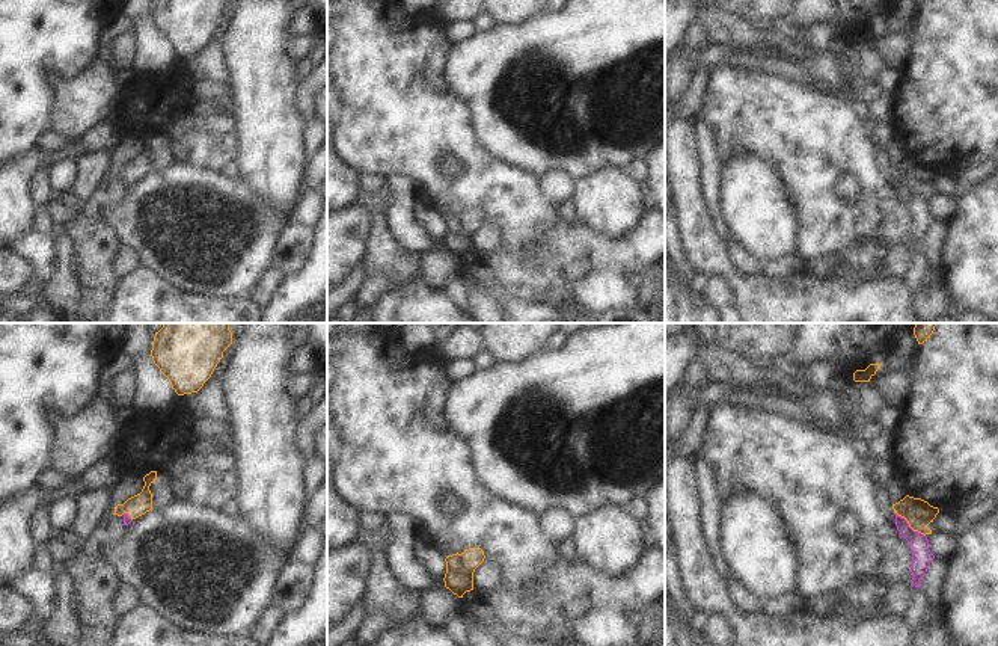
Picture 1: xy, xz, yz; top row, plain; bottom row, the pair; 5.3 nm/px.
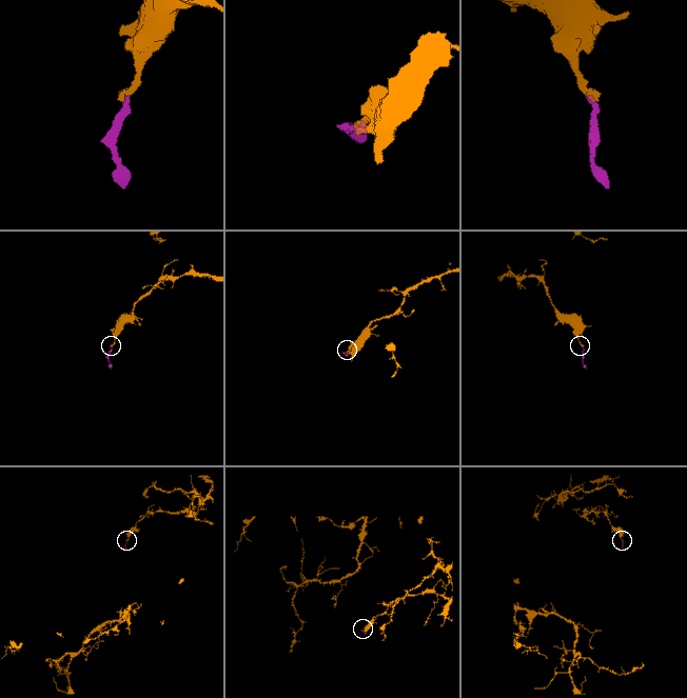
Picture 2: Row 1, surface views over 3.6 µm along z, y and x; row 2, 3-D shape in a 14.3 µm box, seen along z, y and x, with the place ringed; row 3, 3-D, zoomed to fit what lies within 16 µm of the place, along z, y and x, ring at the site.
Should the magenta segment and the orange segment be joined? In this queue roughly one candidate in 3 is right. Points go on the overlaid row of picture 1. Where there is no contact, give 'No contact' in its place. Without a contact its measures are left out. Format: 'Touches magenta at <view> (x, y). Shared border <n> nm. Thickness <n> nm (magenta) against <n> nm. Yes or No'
Touches magenta at yz (908, 526). Shared border 200 nm. Thickness 110 nm (magenta) against 150 nm. Yes.

